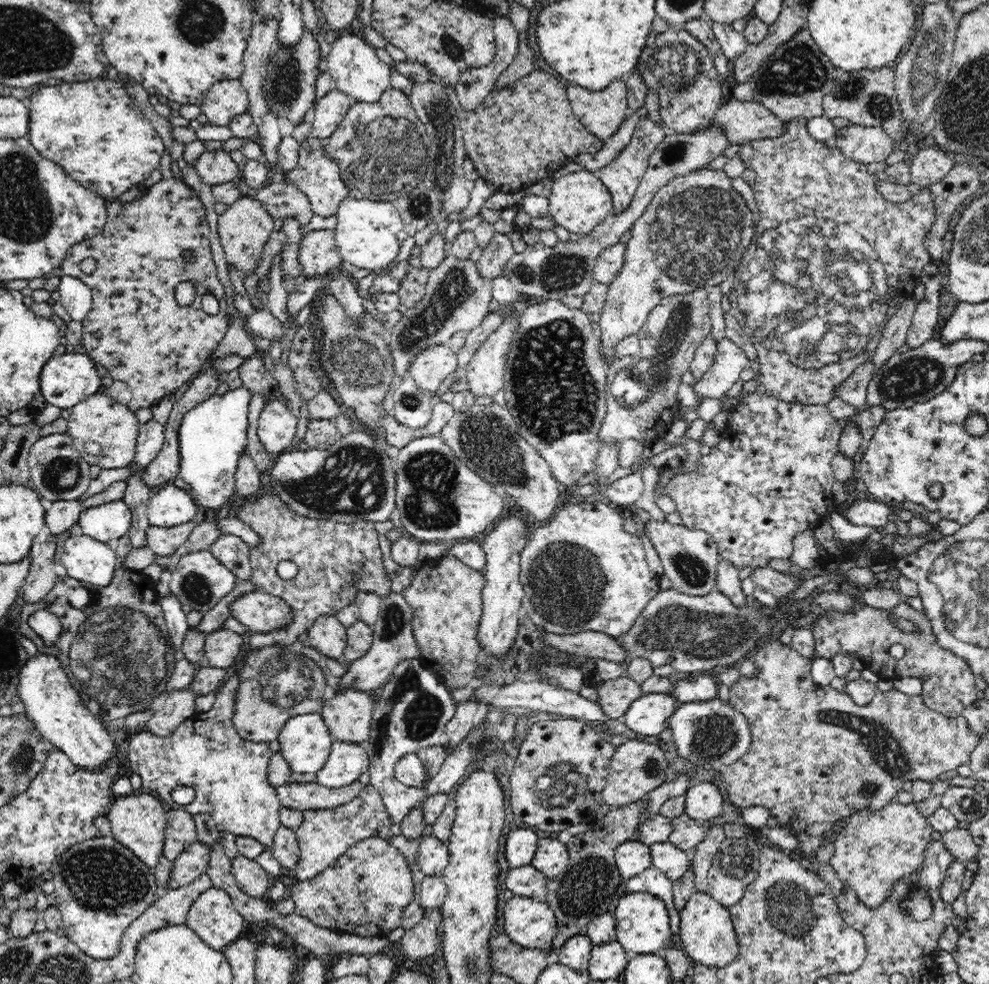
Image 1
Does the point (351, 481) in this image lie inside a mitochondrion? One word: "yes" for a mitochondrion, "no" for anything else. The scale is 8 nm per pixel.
yes

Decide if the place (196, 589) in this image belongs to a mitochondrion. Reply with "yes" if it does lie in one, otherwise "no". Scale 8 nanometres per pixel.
yes

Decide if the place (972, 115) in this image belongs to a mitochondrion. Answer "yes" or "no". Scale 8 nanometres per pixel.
yes

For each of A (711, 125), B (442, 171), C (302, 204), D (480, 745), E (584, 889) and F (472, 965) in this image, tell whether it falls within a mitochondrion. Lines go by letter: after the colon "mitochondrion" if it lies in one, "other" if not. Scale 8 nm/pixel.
A: other
B: mitochondrion
C: other
D: mitochondrion
E: mitochondrion
F: mitochondrion

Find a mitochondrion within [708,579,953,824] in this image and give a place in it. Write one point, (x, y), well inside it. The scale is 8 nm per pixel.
(887, 754)

